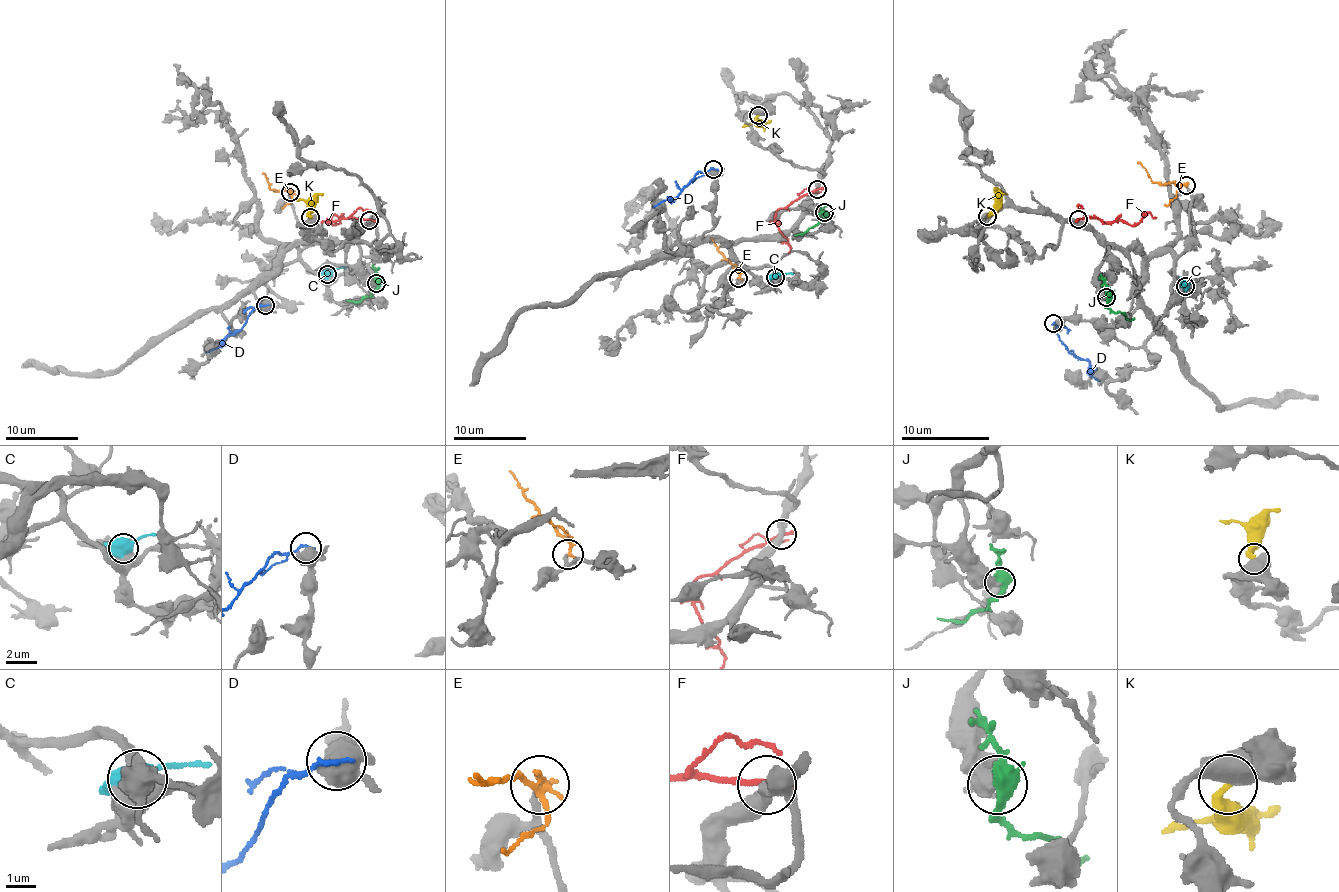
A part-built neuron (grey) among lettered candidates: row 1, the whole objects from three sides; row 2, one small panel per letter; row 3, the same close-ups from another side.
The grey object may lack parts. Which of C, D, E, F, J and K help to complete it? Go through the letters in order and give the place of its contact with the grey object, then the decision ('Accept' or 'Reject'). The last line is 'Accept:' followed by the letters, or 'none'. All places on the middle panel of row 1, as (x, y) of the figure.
C: Touches grey at (775, 277). Reject
D: Touches grey at (713, 169). Reject
E: Touches grey at (738, 278). Reject
F: Touches grey at (817, 189). Reject
J: Touches grey at (824, 212). Accept
K: Touches grey at (758, 115). Reject
Accept: J

